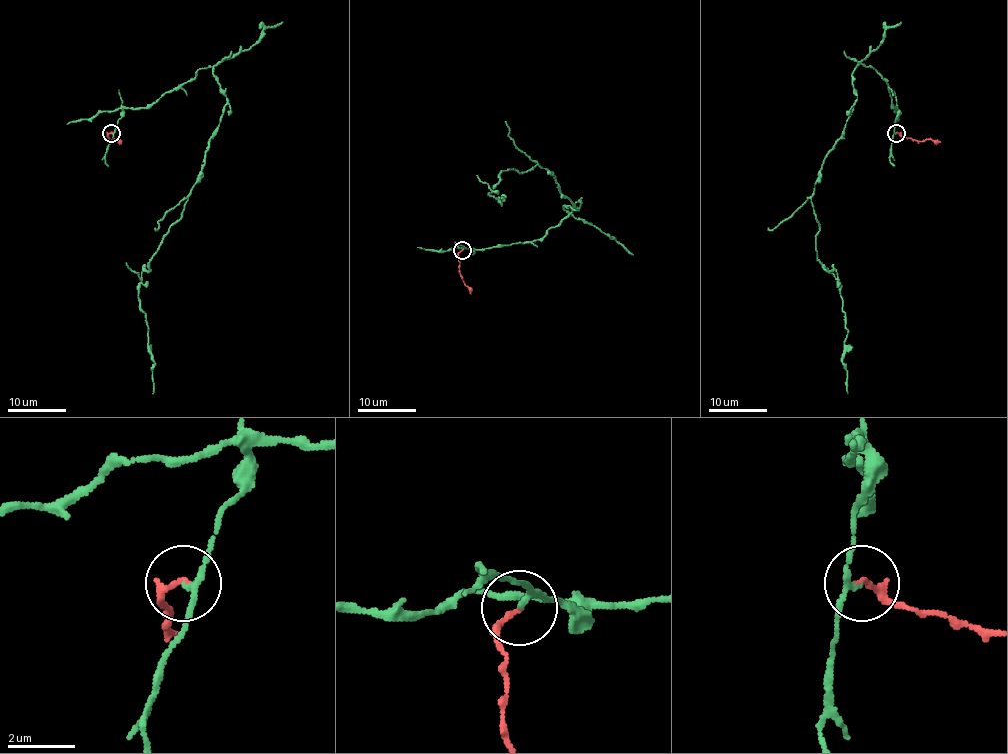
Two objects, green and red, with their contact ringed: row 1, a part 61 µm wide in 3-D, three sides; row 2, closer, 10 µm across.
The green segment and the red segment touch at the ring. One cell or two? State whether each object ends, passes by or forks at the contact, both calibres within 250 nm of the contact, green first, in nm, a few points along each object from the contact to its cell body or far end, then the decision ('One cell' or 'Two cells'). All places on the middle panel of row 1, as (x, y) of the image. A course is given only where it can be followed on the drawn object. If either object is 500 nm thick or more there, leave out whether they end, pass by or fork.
At the ring green passes by. At the ring red ends. Thickness 140 nm (green) against 180 nm. Course of green: (462, 250), (531, 243), (569, 214), (563, 206), (578, 209), (538, 164), (503, 170), (488, 193), (503, 201). Course of red: (462, 250), (458, 255), (459, 274), (471, 294). Two cells

